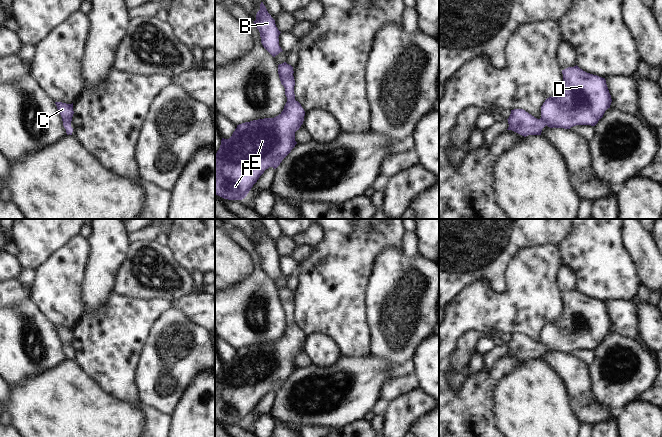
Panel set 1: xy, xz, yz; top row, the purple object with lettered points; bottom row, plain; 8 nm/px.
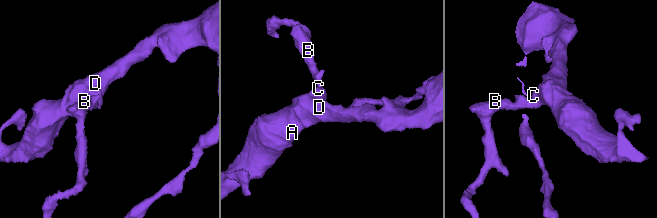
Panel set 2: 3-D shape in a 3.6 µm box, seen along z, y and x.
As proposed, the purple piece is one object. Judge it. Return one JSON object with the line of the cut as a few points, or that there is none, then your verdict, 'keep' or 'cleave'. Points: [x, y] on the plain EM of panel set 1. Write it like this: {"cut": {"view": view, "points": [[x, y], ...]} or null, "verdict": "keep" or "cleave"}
{"cut": null, "verdict": "keep"}

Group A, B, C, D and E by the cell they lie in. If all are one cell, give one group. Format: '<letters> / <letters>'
A B C D E

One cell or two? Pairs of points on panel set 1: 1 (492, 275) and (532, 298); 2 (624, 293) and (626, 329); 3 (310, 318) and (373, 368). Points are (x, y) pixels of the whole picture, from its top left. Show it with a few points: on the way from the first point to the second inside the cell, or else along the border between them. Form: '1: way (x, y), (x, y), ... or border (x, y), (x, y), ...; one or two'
1: border (511, 260), (505, 269), (506, 287), (496, 293); two
2: border (632, 300), (608, 300), (605, 302); two
3: border (369, 352), (361, 356), (341, 356); two

